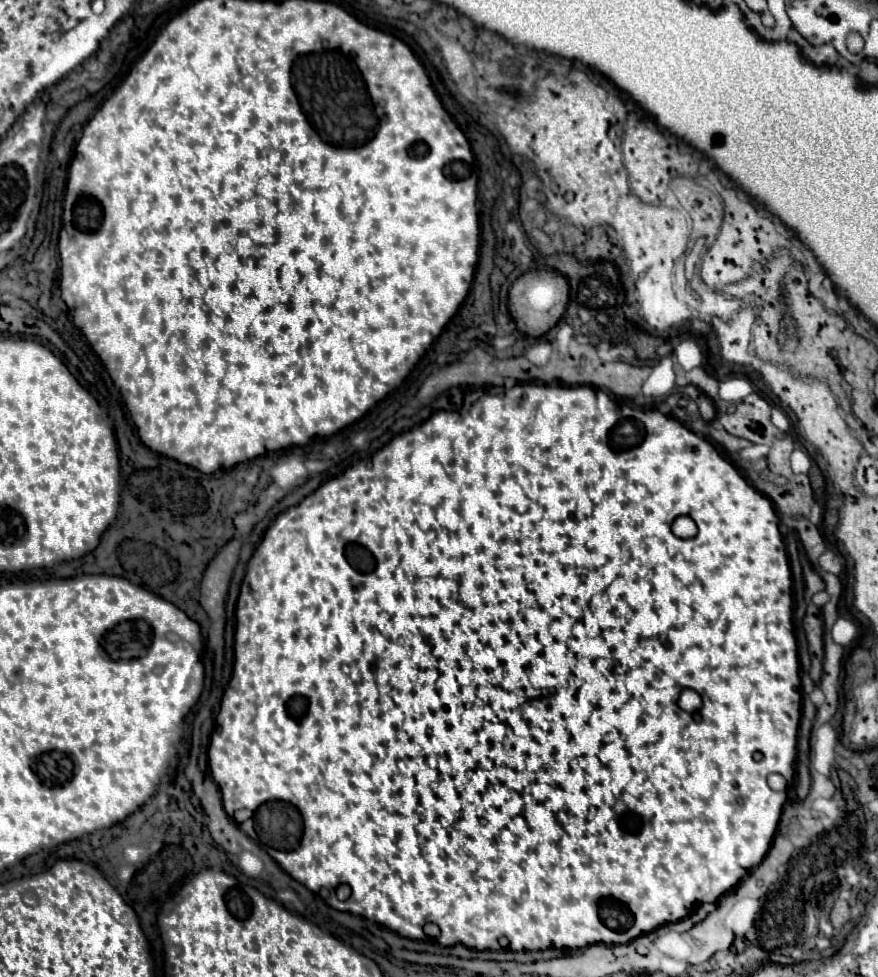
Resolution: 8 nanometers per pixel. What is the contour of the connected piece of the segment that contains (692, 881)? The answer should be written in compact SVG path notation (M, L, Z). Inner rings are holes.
M515 384L515 386L513 386L513 388L503 388L503 386L501 386L501 388L487 388L487 386L485 386L485 388L477 388L477 390L473 390L473 392L469 392L469 394L467 394L467 396L465 396L465 402L463 402L463 406L461 406L461 408L459 408L459 410L455 410L455 412L447 412L447 410L439 410L439 412L435 412L435 414L433 414L433 416L431 416L431 418L429 418L429 420L425 420L425 422L423 422L423 424L421 424L421 426L415 426L415 428L411 428L411 430L407 430L407 432L403 432L403 434L399 434L399 436L397 436L397 438L393 438L393 440L391 440L391 442L389 442L389 444L387 444L387 446L383 446L383 448L381 448L381 450L379 450L379 452L377 452L377 454L375 454L375 456L373 456L373 458L372 458L372 464L371 464L371 468L370 468L370 467L369 467L369 466L367 466L367 464L365 464L365 461L359 461L359 462L357 462L357 463L355 463L355 464L353 464L353 465L352 465L352 466L350 466L350 467L349 467L349 468L348 468L348 469L347 469L347 470L345 470L345 472L343 472L343 474L341 474L341 476L337 476L337 478L333 478L333 480L329 480L329 482L325 482L325 484L323 484L323 486L319 486L319 488L317 488L317 490L315 490L315 492L313 492L313 494L309 494L309 496L307 496L307 498L305 498L305 500L303 500L303 502L301 502L301 504L297 504L297 506L293 506L293 508L289 508L289 510L285 510L285 512L281 512L281 514L279 514L279 516L277 516L277 518L275 518L275 522L273 522L273 524L271 524L271 526L269 526L269 528L267 528L267 532L265 532L265 536L263 536L263 540L261 540L261 544L259 544L259 546L257 546L257 550L255 550L255 554L253 554L253 556L251 556L251 560L249 560L249 564L247 564L247 574L245 574L245 578L243 578L243 584L241 584L241 594L239 594L239 598L238 598L238 600L237 600L237 608L236 608L236 619L237 619L237 624L236 624L236 632L235 632L235 668L233 668L233 676L231 676L231 680L230 680L230 682L229 682L229 684L228 684L228 686L227 686L227 688L226 688L226 690L225 690L225 693L224 693L224 694L223 694L223 697L222 697L222 701L221 701L221 707L220 707L220 710L219 710L219 714L217 714L217 726L215 726L215 730L213 730L213 736L211 736L211 746L209 746L209 768L211 768L211 776L213 776L213 780L215 780L215 782L217 782L217 786L219 786L219 788L221 788L221 794L223 794L223 806L225 806L225 810L227 810L227 814L229 814L229 816L233 816L233 812L235 812L235 810L239 810L239 808L249 808L249 810L253 810L253 812L255 812L255 814L257 814L257 810L259 810L259 808L257 808L257 806L259 806L259 804L261 804L261 806L263 806L263 804L265 804L265 802L273 802L273 800L279 800L279 802L287 802L287 804L291 804L291 802L293 802L293 804L291 804L291 806L297 806L297 808L299 808L299 814L301 814L301 840L299 840L299 844L297 844L297 848L293 848L293 852L291 852L291 850L281 850L281 852L279 852L279 848L275 848L275 846L271 846L271 844L269 844L269 838L271 838L271 832L269 832L269 834L267 834L267 828L255 828L255 829L254 829L254 824L253 824L253 823L242 823L242 824L240 824L240 829L241 829L241 830L242 830L242 831L243 831L243 832L245 832L245 833L246 833L246 834L247 834L247 835L248 835L248 836L249 836L249 837L250 837L250 838L252 838L252 839L253 839L253 840L256 840L256 839L257 839L257 842L259 842L259 846L263 846L263 850L267 850L267 854L269 854L269 856L271 856L271 858L275 858L275 860L277 860L277 862L279 862L279 866L281 866L281 868L283 868L283 870L285 870L285 872L287 872L287 874L289 874L289 876L291 876L291 878L295 878L295 880L297 880L297 882L301 882L301 884L303 884L303 886L307 886L307 888L309 888L309 890L311 890L311 892L319 892L319 890L321 890L321 888L327 888L327 890L329 890L329 892L331 892L331 894L333 894L333 892L335 892L335 888L337 888L337 886L339 886L339 884L343 884L343 882L345 882L345 884L349 884L349 886L351 886L351 896L349 896L349 898L347 898L347 900L345 900L345 902L341 902L341 900L337 900L337 898L335 898L335 896L331 896L331 894L329 894L329 906L333 906L333 908L335 908L335 910L343 910L343 912L351 912L351 914L357 914L357 916L363 916L363 918L369 918L369 920L373 920L373 922L377 922L377 924L381 924L381 926L385 926L385 928L389 928L389 930L393 930L393 932L397 932L397 934L399 934L399 936L405 936L405 938L415 938L415 940L423 940L423 938L425 938L425 934L423 934L423 924L425 924L425 922L435 922L435 924L437 924L437 926L439 926L439 928L441 928L441 946L453 946L453 944L465 944L465 946L469 946L469 948L477 948L477 950L499 950L499 948L501 948L501 946L499 946L499 938L503 938L503 936L505 936L505 938L507 938L507 940L509 940L509 950L545 950L545 948L583 948L583 946L587 946L587 944L595 944L595 942L603 942L603 944L625 944L625 942L631 942L631 940L633 940L633 938L637 938L637 936L641 936L641 934L645 934L645 932L651 932L651 930L655 930L655 928L659 928L659 926L663 926L663 924L669 924L669 922L677 922L677 920L681 920L681 918L685 918L685 916L687 916L687 914L689 914L689 910L691 910L691 906L697 906L697 904L703 904L703 902L715 902L715 900L717 900L717 898L719 898L719 896L723 896L723 894L725 894L725 892L731 892L731 890L733 890L733 888L735 888L735 886L737 886L737 884L739 884L739 880L741 880L741 878L743 878L743 876L745 876L745 874L747 874L747 870L751 870L751 868L755 868L755 866L759 866L759 864L761 864L761 860L763 860L763 858L765 858L765 854L767 854L767 850L769 850L769 846L771 846L771 840L773 840L773 836L775 836L775 830L777 830L777 824L779 824L779 816L781 816L781 813L782 813L782 810L783 810L783 804L785 804L785 803L786 803L786 802L787 802L787 800L788 800L788 797L787 797L787 794L786 794L786 793L780 793L780 792L775 792L775 790L771 790L771 788L769 788L769 786L767 786L767 776L769 776L769 774L771 774L771 773L779 773L779 774L781 774L781 775L782 775L782 776L784 776L784 777L785 777L785 778L786 778L786 780L787 780L787 781L788 781L788 782L792 782L792 781L793 781L793 780L794 780L794 775L795 775L795 768L794 768L794 764L795 764L795 754L797 754L797 728L799 728L799 722L800 722L800 718L801 718L801 678L800 678L800 664L799 664L799 657L798 657L798 650L797 650L797 642L796 642L796 638L795 638L795 634L794 634L794 628L793 628L793 620L792 620L792 614L793 614L793 613L792 613L792 612L793 612L793 608L794 608L794 602L793 602L793 598L792 598L792 577L791 577L791 572L789 572L789 562L787 562L787 552L785 552L785 544L783 544L783 536L781 536L781 532L779 532L779 518L777 518L777 512L775 512L775 508L773 508L773 502L771 502L771 500L769 500L769 498L765 498L765 496L763 496L763 494L761 494L761 492L757 492L757 490L755 490L755 488L753 488L753 486L751 486L751 484L747 484L747 480L745 480L745 478L743 478L743 476L741 476L741 474L739 474L739 470L737 470L737 468L735 468L735 466L733 466L733 464L731 464L731 462L729 462L729 460L727 460L727 458L725 458L725 456L723 456L723 454L721 454L721 452L719 452L719 450L717 450L717 448L715 448L715 446L713 446L713 444L711 444L711 442L709 442L709 440L705 440L705 438L701 438L701 436L697 436L697 434L695 434L695 432L691 432L691 430L689 430L689 428L685 428L685 426L683 426L683 424L681 424L681 422L679 422L679 420L673 420L673 418L669 418L669 416L665 416L665 414L661 414L661 412L657 412L657 410L637 410L637 408L633 408L633 406L629 406L629 404L621 404L621 402L615 402L615 400L613 400L613 398L611 398L611 396L609 396L609 394L607 394L607 392L603 392L603 390L599 390L599 388L593 388L593 386L545 386L545 384ZM681 514L687 514L687 516L691 516L691 518L693 518L693 520L695 520L695 522L697 522L697 528L699 528L699 534L697 534L697 536L695 536L695 538L689 538L689 540L683 540L683 538L677 538L677 536L675 536L675 534L673 534L673 532L671 532L671 524L673 524L673 520L675 520L675 518L677 518L677 516L681 516ZM757 602L759 602L759 626L755 626L755 604L757 604ZM683 688L693 688L693 690L695 690L695 692L699 692L699 696L701 696L701 698L703 698L703 708L701 708L701 710L697 710L697 712L693 712L693 714L689 714L689 712L685 712L685 710L681 710L681 708L679 708L679 706L677 706L677 700L679 700L679 694L681 694L681 690L683 690ZM755 752L761 752L761 754L763 754L763 758L761 758L761 760L755 760L755 758L753 758L753 754L755 754ZM599 900L601 900L601 912L609 912L609 918L607 918L607 920L605 920L605 924L603 924L603 918L599 918ZM617 900L619 900L619 902L623 902L623 904L625 904L625 906L627 906L627 908L629 908L629 910L631 910L631 914L633 914L633 916L631 916L631 922L629 922L629 924L633 924L633 926L631 926L631 928L629 928L629 930L625 930L625 932L617 932L617 930L611 930L611 928L613 928L613 926L609 926L609 924L623 924L623 908L625 908L625 906L623 906L623 904L617 904Z

